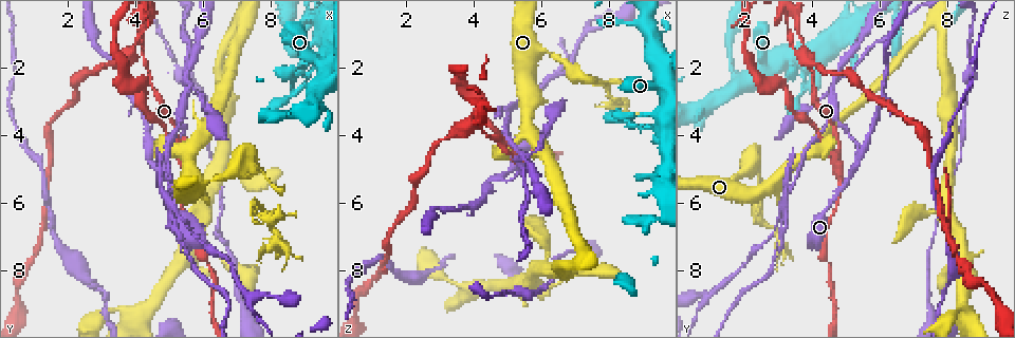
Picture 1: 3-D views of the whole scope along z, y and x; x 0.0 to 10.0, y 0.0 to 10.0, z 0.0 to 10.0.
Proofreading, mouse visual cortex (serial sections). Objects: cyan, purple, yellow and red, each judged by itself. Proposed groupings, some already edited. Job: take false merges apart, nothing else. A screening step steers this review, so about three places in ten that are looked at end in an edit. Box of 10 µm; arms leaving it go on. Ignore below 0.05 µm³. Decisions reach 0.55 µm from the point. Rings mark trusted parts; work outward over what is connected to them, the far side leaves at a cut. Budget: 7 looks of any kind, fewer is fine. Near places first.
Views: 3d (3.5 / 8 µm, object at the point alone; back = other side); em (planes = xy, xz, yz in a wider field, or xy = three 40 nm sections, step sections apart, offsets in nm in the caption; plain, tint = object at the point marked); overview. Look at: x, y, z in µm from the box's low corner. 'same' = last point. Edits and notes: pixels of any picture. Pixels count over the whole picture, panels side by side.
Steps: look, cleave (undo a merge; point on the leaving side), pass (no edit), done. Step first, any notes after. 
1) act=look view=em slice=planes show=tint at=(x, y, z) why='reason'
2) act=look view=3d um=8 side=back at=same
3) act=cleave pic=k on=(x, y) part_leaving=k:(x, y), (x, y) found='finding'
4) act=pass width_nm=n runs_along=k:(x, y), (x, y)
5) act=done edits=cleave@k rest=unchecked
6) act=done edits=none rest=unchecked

act=look view=3d um=3.5 at=(7.10, 4.95, 2.25) why='thick turns thin'

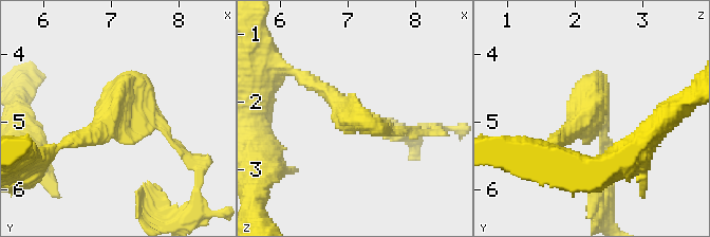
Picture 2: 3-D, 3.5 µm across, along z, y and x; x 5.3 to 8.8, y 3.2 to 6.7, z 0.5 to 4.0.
act=look view=em slice=xy step=1 show=tint at=(7.05, 4.95, 2.15)

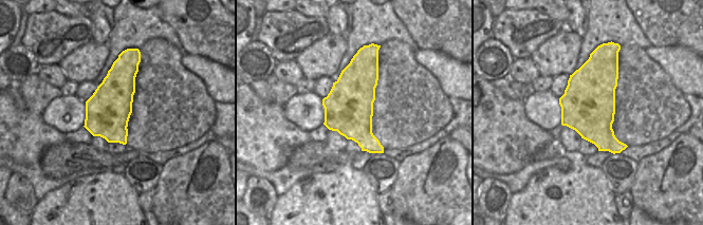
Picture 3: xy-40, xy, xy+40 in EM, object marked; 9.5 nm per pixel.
act=pass runs_along=2:(298, 75), (359, 122), (408, 129) found='all the same cell'

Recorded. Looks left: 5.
act=look view=3d um=3.5 at=(7.90, 6.55, 2.50) why='sharp bend'

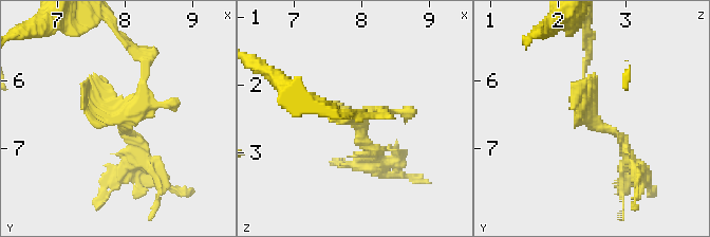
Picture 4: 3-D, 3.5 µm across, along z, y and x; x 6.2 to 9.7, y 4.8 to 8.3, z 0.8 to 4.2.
act=look view=em slice=xy step=2 show=tint at=(7.95, 6.55, 2.50)

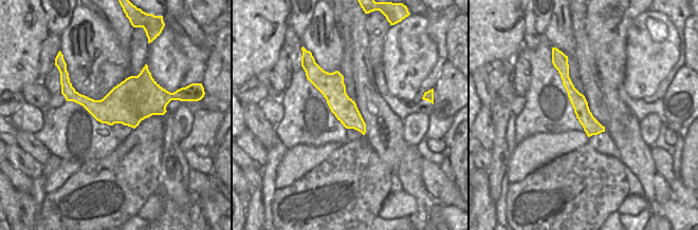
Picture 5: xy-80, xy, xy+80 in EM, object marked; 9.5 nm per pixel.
act=pass width_nm=220 runs_along=4:(589, 56), (583, 111), (616, 131), (634, 164) found='one cell here'

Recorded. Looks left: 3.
act=look view=3d um=3.5 at=(4.80, 4.95, 5.30) why='two arms in line, one across'

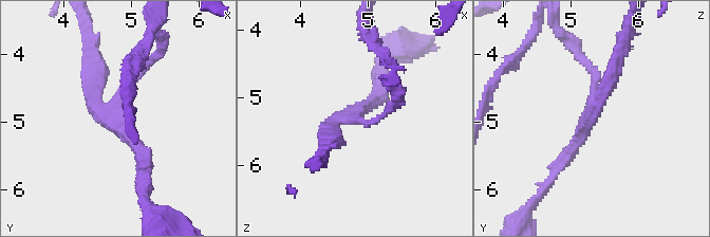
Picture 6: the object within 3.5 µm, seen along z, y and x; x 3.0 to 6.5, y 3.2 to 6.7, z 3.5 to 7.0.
act=look view=em slice=xy step=5 show=tint at=(4.80, 4.95, 5.25) arms=3 arm_widths_nm=100,200,250 why='now the EM'

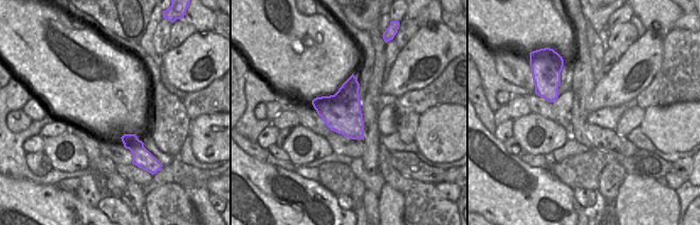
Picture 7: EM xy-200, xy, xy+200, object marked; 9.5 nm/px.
act=cleave pic=6 on=(597, 76) width_nm=360 part_leaving=6:(594, 99), (594, 74), (561, 35) found='two cells meet here'

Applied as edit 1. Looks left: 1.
act=done edits=cleave@6 rest=unchecked

